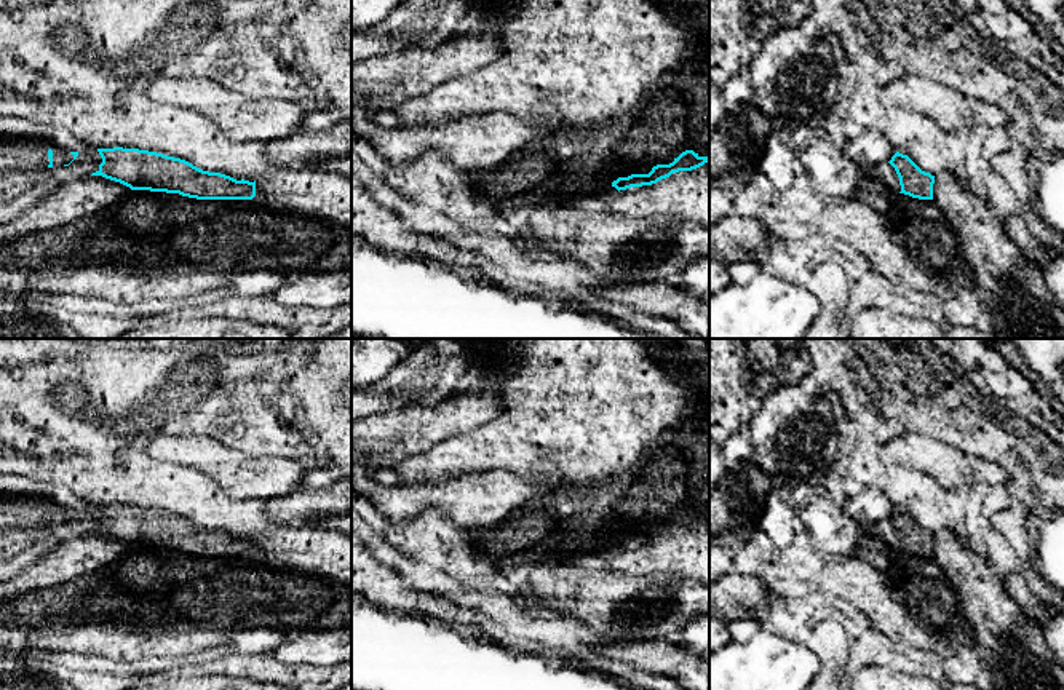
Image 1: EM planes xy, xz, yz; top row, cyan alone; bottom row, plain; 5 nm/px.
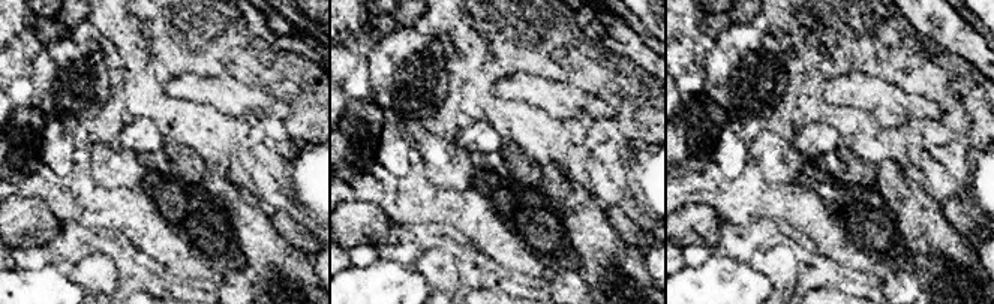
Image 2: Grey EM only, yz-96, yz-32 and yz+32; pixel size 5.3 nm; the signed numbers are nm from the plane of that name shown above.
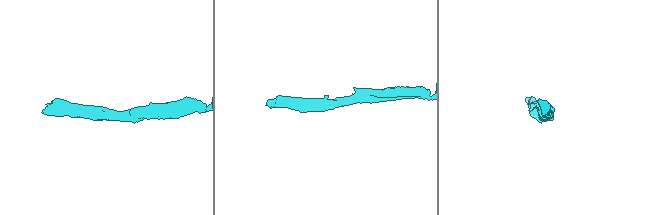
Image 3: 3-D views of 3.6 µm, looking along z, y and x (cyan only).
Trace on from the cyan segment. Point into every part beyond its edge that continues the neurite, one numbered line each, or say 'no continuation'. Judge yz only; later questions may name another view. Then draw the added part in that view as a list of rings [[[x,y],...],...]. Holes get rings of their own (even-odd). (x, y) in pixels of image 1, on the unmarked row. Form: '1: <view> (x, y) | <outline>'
1: yz (884, 531) | [[[888,519],[874,524],[869,530],[874,537],[887,543],[895,553],[901,549],[899,535]]]

